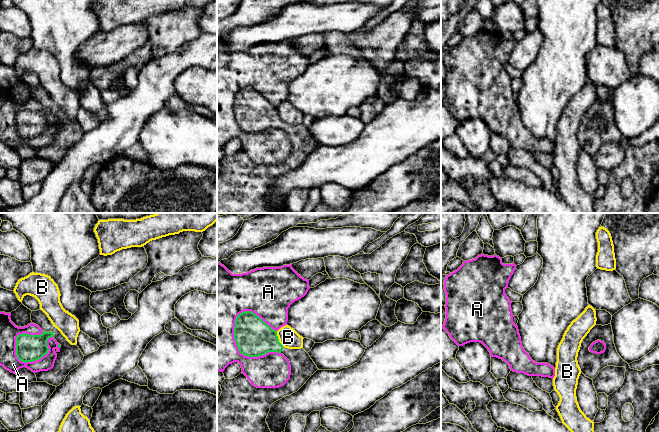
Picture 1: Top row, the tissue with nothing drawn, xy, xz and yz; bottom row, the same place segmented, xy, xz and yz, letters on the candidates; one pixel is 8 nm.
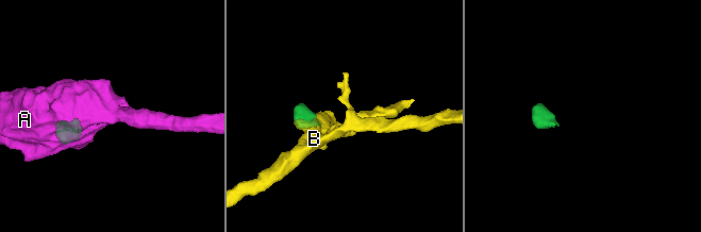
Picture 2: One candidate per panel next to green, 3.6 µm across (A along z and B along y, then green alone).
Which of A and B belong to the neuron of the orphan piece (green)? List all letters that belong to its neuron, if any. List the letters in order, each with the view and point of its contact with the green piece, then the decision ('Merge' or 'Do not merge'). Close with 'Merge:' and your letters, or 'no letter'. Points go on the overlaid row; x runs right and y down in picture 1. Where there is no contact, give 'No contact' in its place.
A: Touches green at xz (242, 353). Do not merge
B: Touches green at xz (278, 339). Do not merge
Merge: no letter

